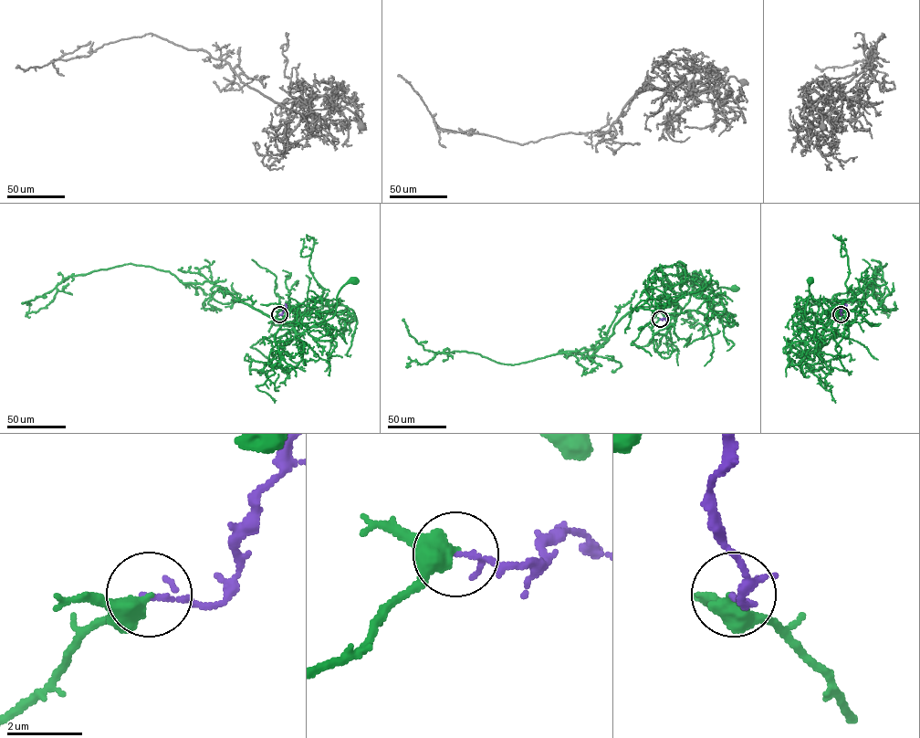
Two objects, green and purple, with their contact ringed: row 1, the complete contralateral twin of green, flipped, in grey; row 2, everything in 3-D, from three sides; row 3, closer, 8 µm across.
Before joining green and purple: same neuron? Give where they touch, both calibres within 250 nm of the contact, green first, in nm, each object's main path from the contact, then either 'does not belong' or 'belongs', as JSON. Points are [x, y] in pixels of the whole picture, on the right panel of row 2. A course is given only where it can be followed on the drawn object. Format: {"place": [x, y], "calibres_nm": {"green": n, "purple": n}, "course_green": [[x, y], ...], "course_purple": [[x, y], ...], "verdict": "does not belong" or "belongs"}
{"place": [841, 314], "calibres_nm": {"green": 360, "purple": 110}, "course_green": [[841, 314], [855, 321], [856, 306], [835, 317], [826, 326], [811, 323], [804, 313], [810, 280]], "course_purple": [[841, 314], [841, 309], [845, 303]], "verdict": "does not belong"}

